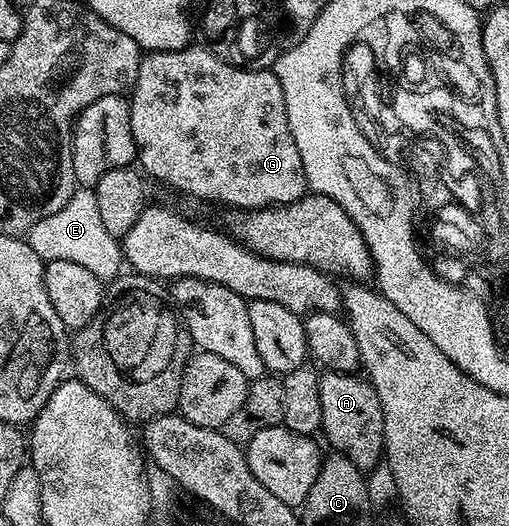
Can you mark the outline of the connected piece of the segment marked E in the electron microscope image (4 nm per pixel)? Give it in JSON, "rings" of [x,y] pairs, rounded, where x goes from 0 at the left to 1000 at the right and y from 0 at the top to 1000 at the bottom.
{"rings":[[[151,359],[134,388],[59,433],[53,462],[84,498],[138,496],[169,506],[202,536],[226,530],[242,508],[244,490],[234,454],[204,432],[183,359]]]}

